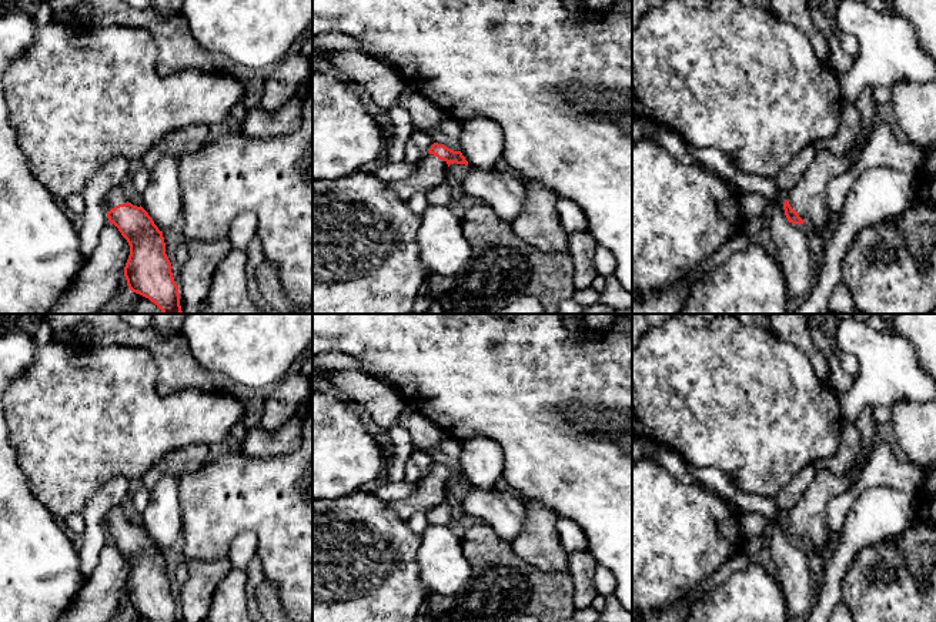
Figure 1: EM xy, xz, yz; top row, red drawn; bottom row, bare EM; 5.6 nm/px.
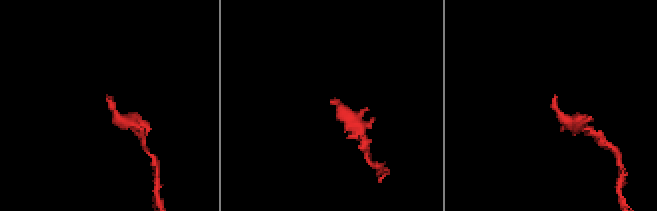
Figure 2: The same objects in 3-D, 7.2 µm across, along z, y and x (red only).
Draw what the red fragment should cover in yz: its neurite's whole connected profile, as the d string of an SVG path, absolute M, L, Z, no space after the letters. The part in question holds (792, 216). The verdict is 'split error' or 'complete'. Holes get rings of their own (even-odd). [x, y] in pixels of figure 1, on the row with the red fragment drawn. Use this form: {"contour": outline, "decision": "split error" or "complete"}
{"contour": "M866 87L855 101L862 120L862 130L855 143L855 148L845 156L818 151L812 165L786 194L783 210L789 223L803 224L809 221L818 228L826 227L829 220L826 187L832 178L852 168L856 160L855 150L863 147L870 136L876 111L873 90L872 87Z", "decision": "split error"}

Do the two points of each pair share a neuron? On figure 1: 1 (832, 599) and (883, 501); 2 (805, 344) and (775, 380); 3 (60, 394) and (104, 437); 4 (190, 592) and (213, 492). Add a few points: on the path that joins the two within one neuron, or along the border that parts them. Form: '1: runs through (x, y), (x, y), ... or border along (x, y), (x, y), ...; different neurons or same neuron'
1: runs through (833, 575), (853, 538), (865, 525); same neuron
2: border along (771, 331), (795, 345), (806, 357), (818, 378); different neurons
3: runs through (72, 405), (93, 425); same neuron
4: border along (227, 555), (213, 559), (190, 559), (187, 562); different neurons

